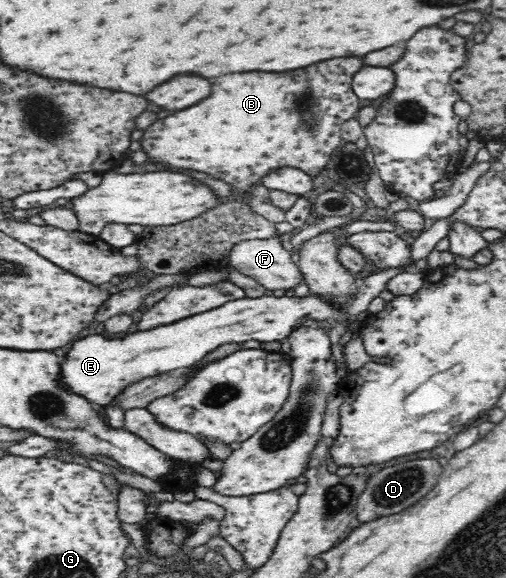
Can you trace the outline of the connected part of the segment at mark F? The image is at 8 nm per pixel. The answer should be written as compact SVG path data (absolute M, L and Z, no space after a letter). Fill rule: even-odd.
M280 234L270 237L270 239L244 239L232 245L228 257L227 266L235 271L258 281L267 292L276 289L289 290L296 288L303 280L300 268L290 258L290 253L282 246Z

